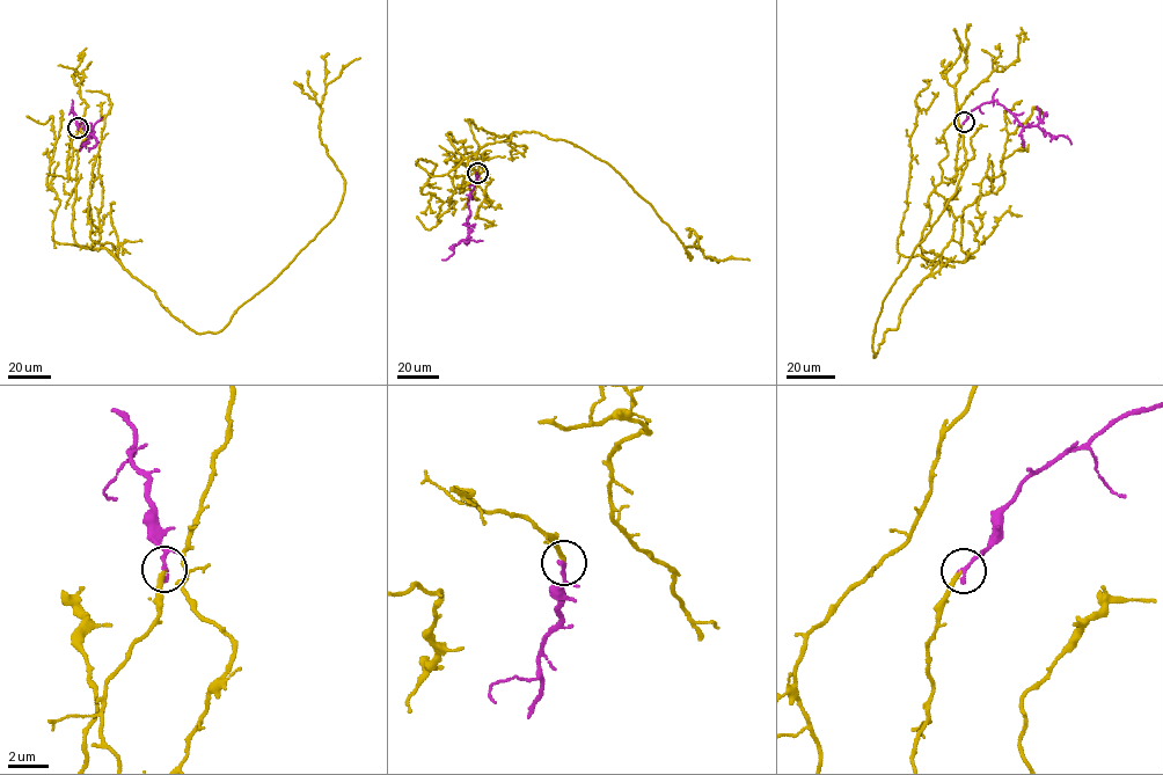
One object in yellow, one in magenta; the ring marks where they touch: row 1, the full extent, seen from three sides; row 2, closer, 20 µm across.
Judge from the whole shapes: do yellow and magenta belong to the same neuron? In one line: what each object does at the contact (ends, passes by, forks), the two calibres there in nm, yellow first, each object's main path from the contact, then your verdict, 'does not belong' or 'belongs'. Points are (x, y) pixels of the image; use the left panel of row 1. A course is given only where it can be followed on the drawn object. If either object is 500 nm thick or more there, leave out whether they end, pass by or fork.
yellow ends; magenta ends; calibres 200 and 240 nm; course yellow (78, 128), (74, 241), (217, 333), (334, 218), (345, 182), (321, 103), (360, 58); course magenta (78, 128), (72, 110), (83, 123), (85, 131), (92, 134), (79, 151); belongs

